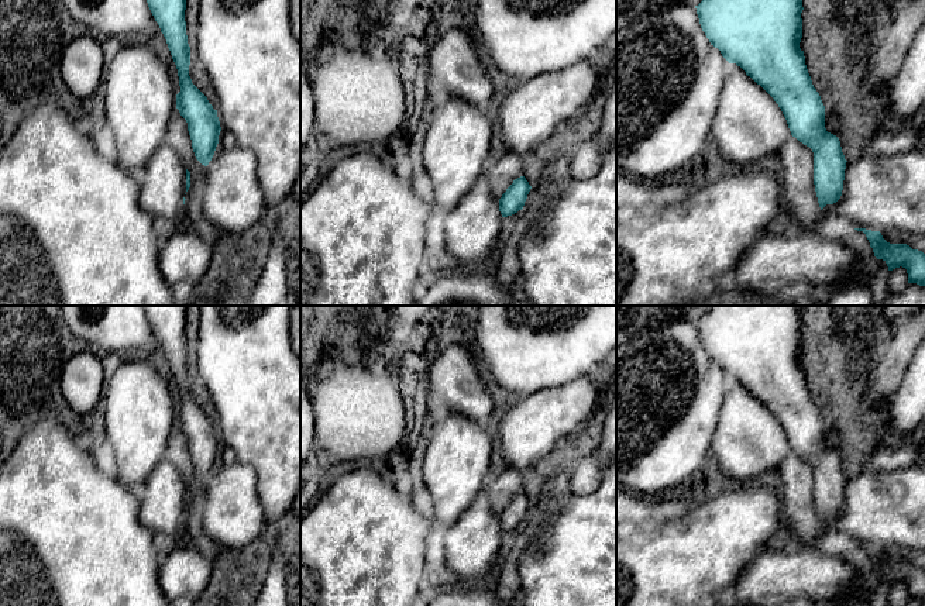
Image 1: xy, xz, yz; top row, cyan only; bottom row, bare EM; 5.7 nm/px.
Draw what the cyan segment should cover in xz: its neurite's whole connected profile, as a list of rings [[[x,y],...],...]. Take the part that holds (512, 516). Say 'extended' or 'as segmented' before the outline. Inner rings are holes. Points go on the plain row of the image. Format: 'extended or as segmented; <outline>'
as segmented; [[[525,492],[515,495],[499,514],[499,527],[502,533],[512,531],[522,526],[530,505],[532,502]]]

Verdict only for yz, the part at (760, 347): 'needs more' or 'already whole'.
already whole

